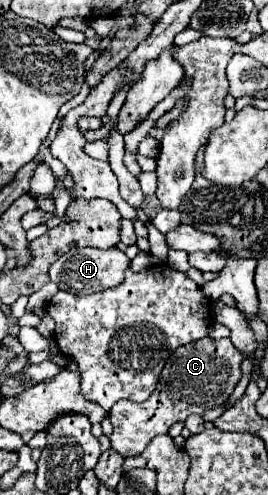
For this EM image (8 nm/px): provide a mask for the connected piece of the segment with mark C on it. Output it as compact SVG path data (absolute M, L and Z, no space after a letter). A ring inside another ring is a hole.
M203 337L175 349L165 363L159 375L159 383L149 399L143 403L123 399L109 411L109 419L113 423L113 433L109 435L111 449L119 451L123 457L137 455L149 445L153 437L165 435L173 423L185 421L193 413L203 415L207 409L227 401L241 377L241 361L243 355L231 343L231 339Z

